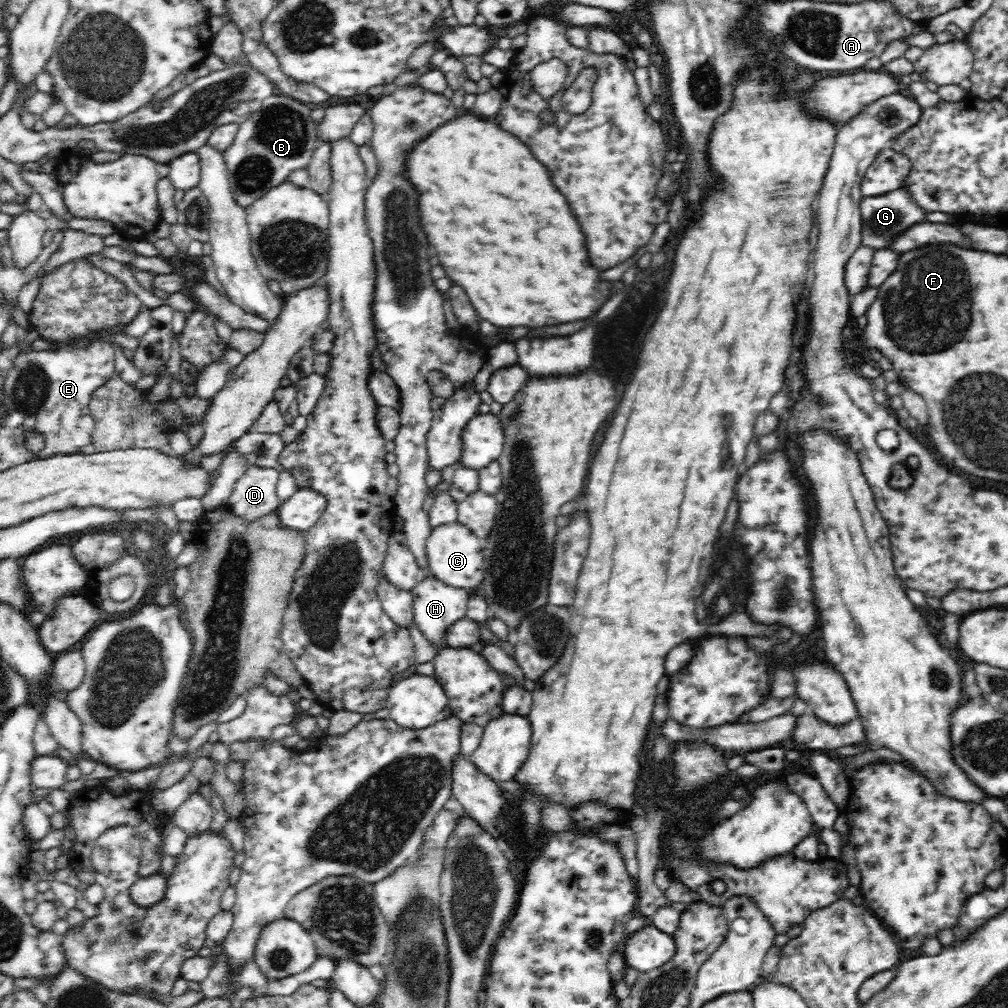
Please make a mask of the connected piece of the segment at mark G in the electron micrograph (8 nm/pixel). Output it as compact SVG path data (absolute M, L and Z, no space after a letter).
M905 187L878 196L863 196L859 206L862 219L860 245L870 247L875 251L888 249L908 228L926 221L926 215L929 214L916 204L911 192Z

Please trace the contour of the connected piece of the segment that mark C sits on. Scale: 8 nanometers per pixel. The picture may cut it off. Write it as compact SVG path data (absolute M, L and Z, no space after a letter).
M456 520L432 528L426 540L426 553L429 573L452 587L462 588L469 594L476 592L484 579L483 539L474 534L471 528Z

